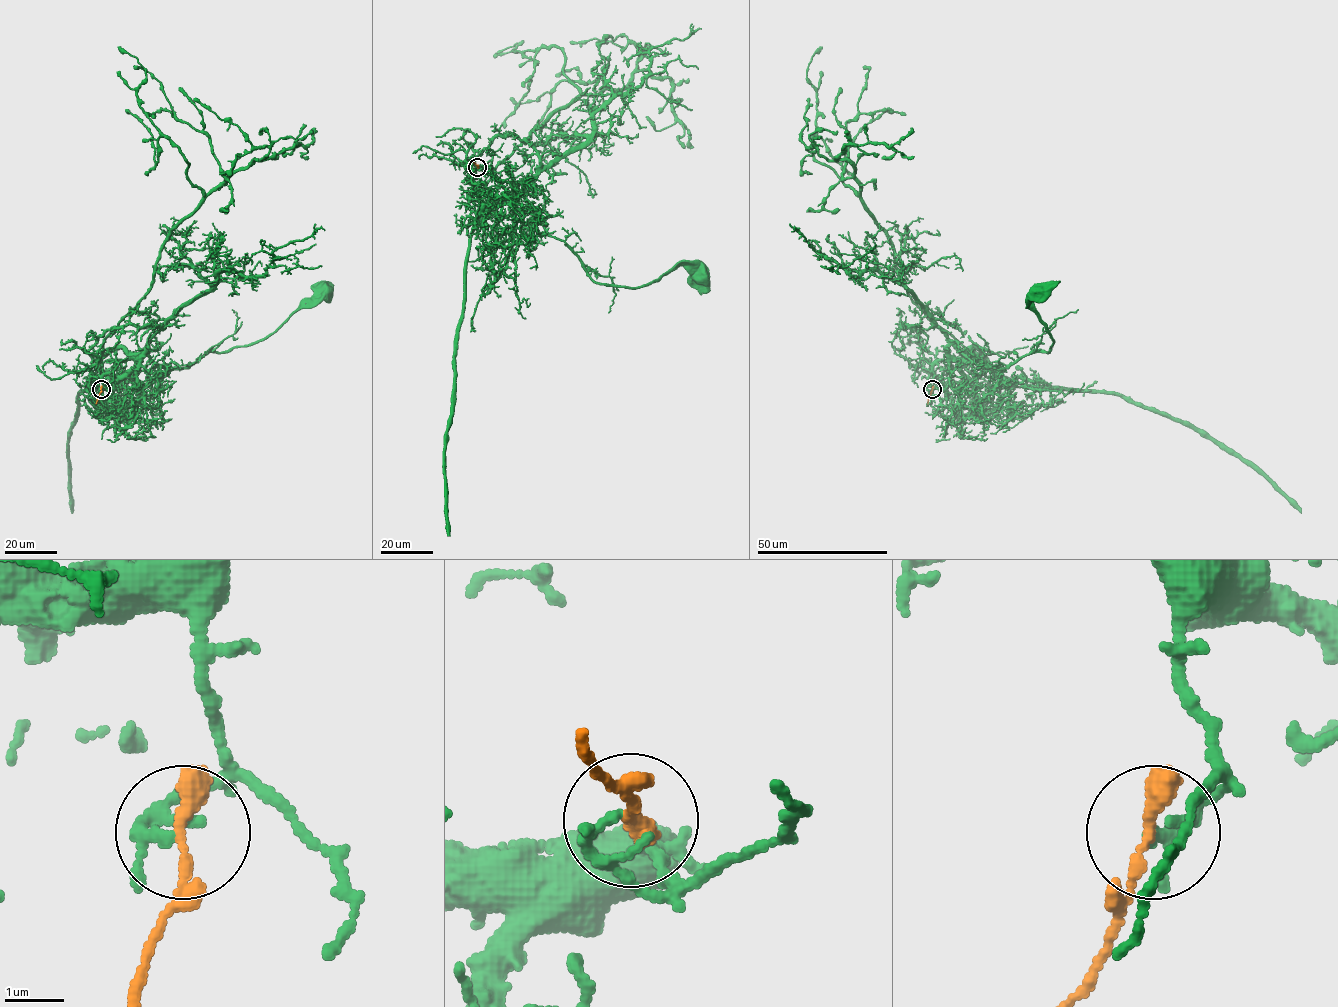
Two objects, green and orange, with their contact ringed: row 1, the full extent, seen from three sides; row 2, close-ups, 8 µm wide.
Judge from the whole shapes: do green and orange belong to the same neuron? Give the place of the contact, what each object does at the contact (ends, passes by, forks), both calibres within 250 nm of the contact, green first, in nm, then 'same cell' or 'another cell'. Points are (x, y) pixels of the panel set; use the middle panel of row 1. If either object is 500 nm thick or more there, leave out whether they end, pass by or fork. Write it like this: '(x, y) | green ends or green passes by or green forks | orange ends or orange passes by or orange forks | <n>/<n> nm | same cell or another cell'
(477, 167) | green passes by | orange ends | 140/360 nm | another cell

